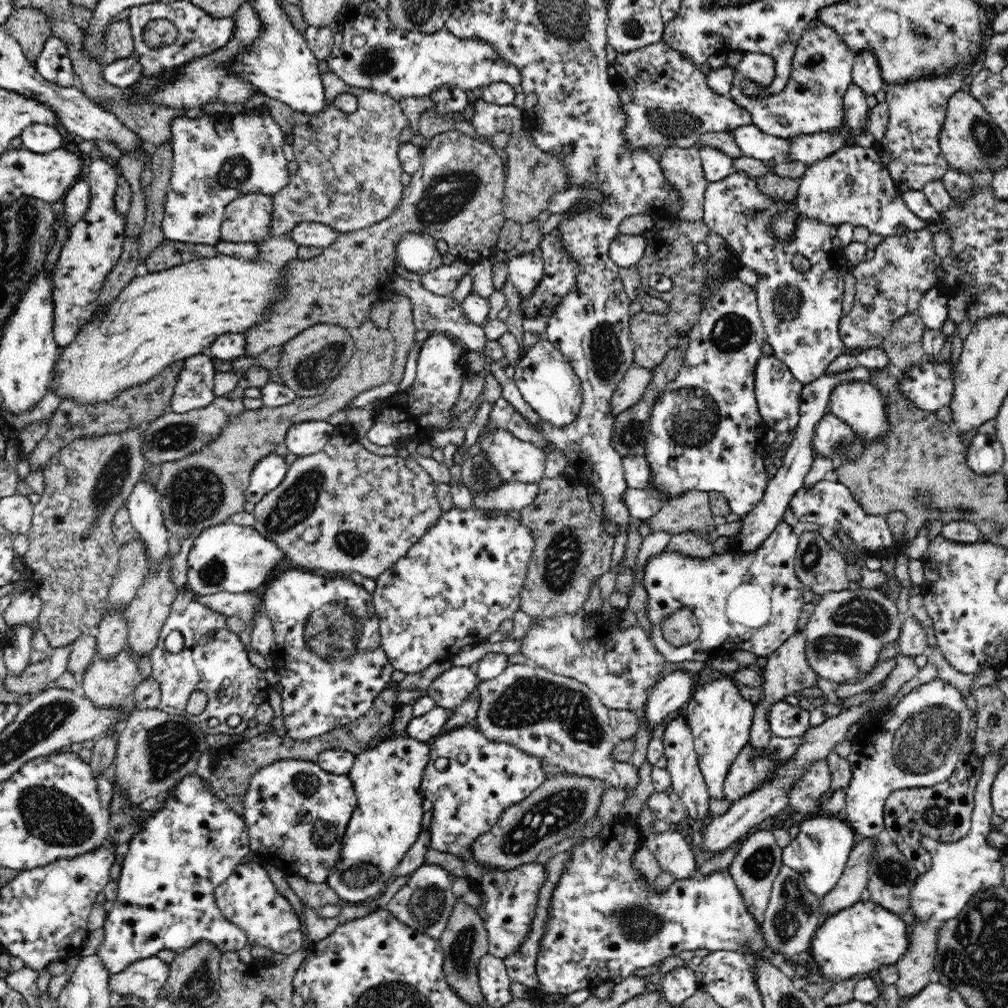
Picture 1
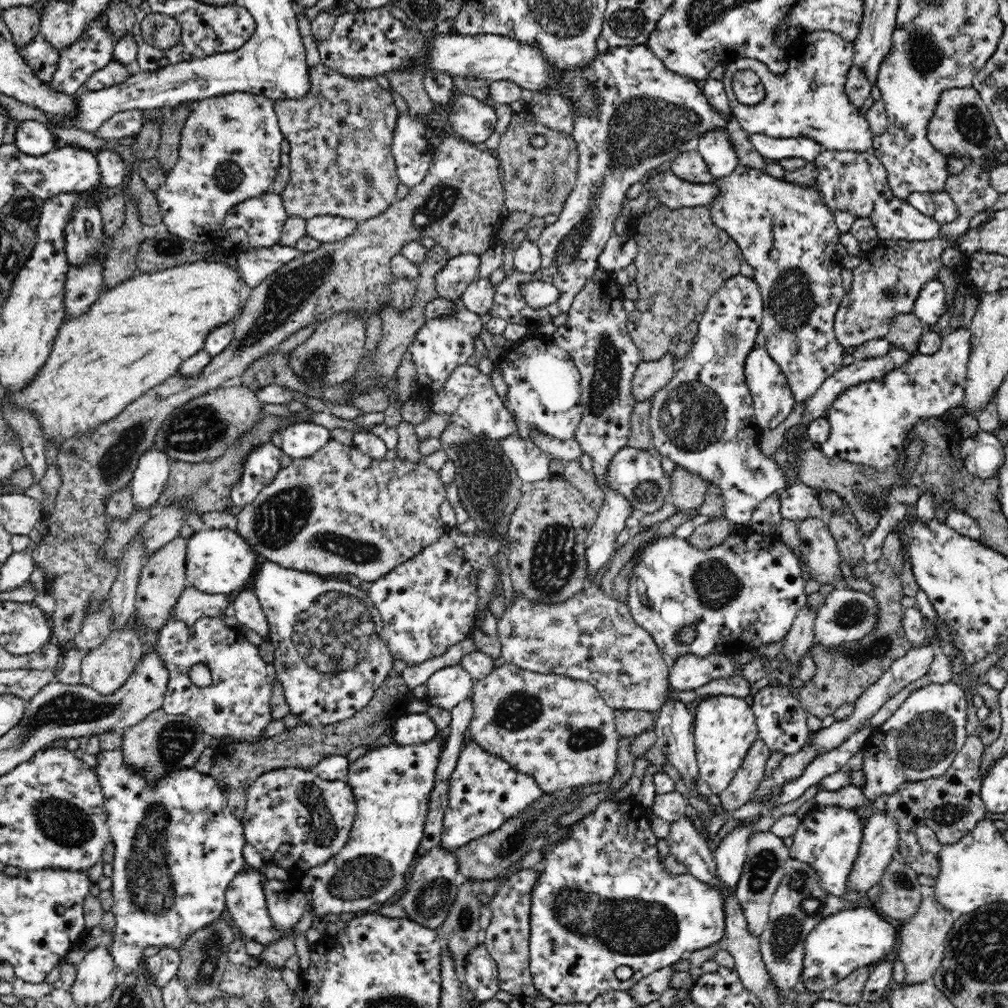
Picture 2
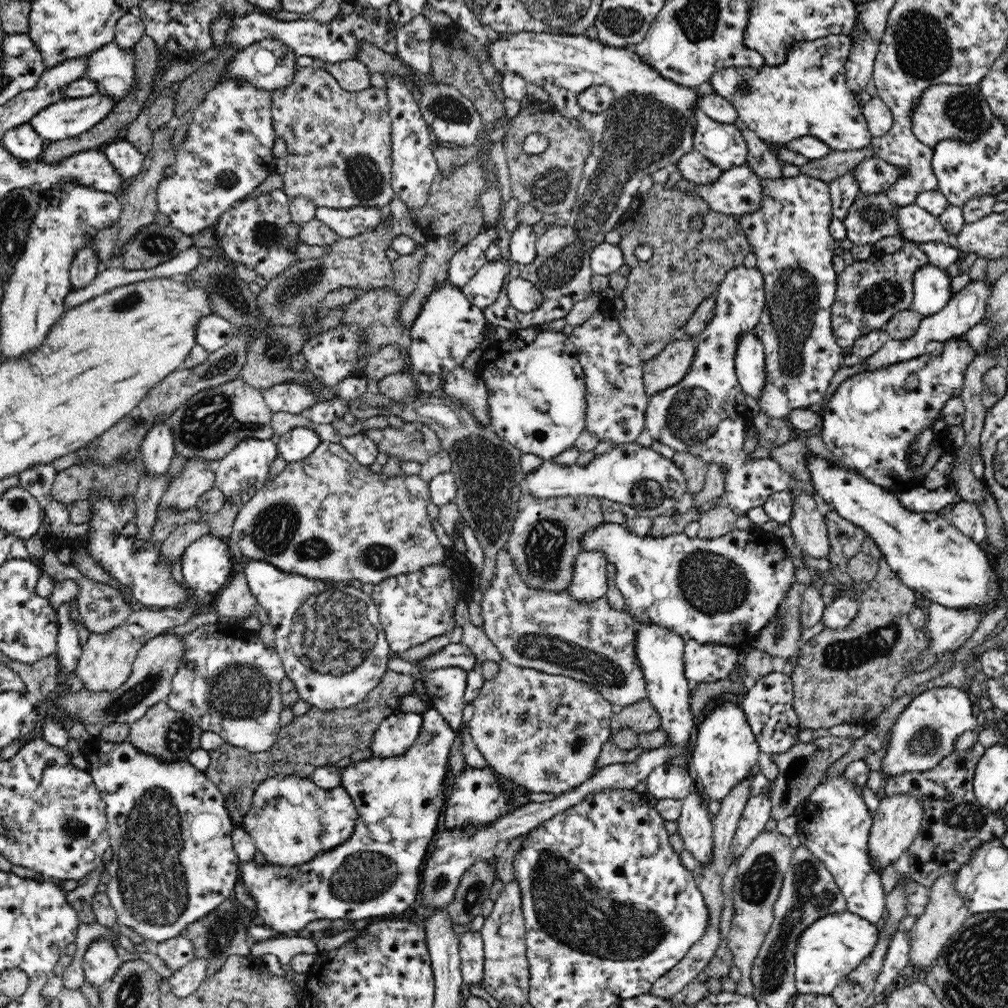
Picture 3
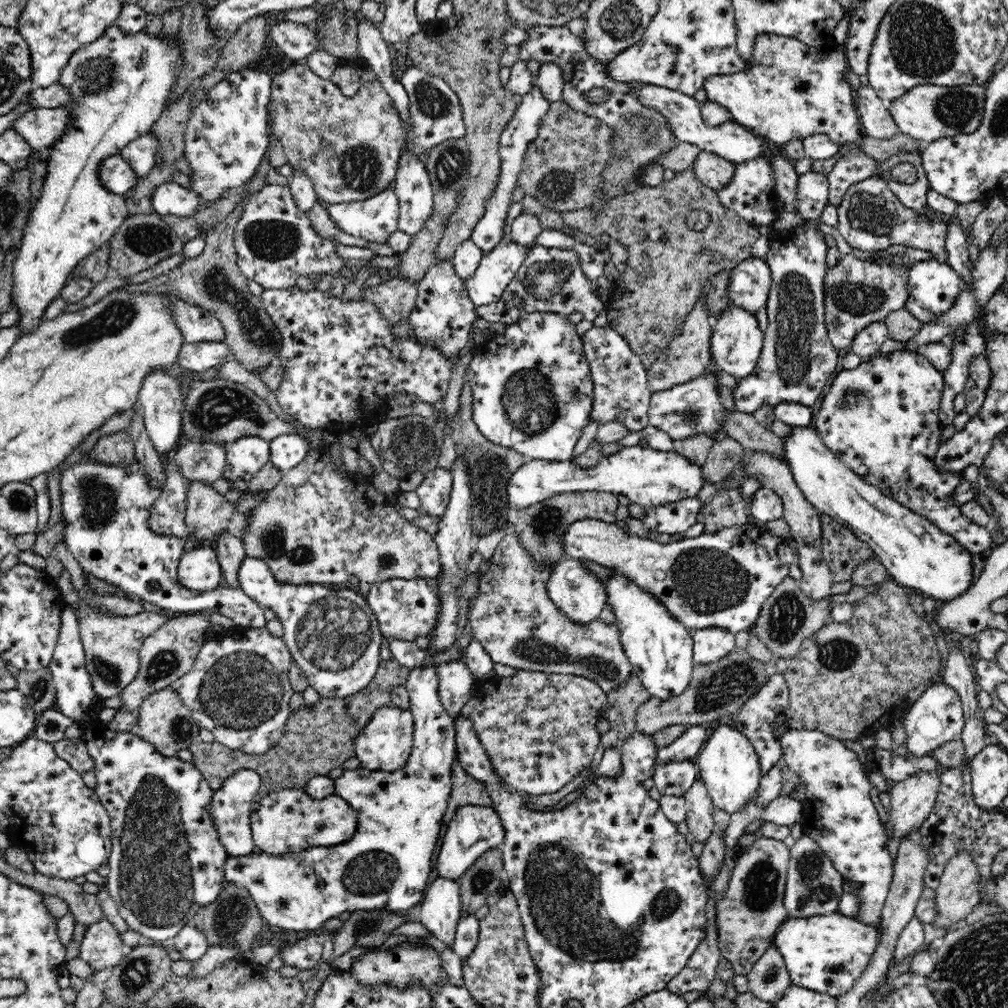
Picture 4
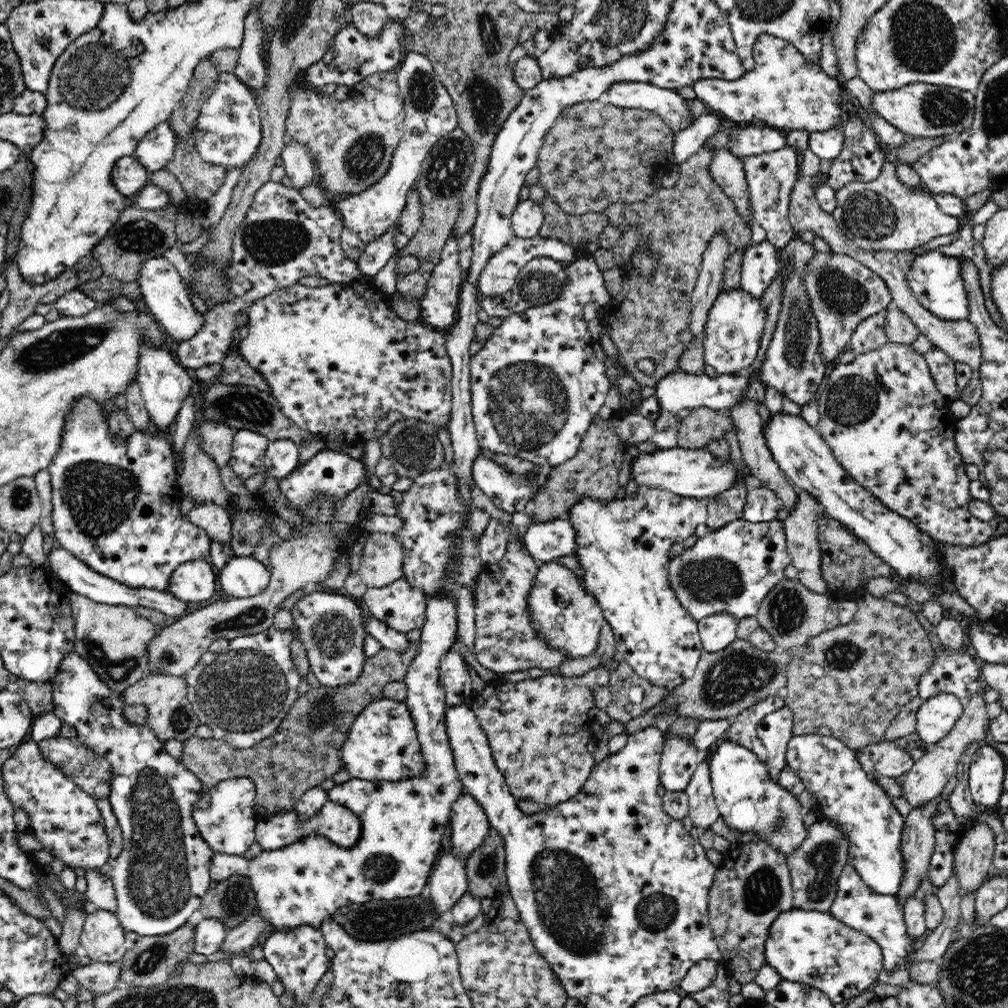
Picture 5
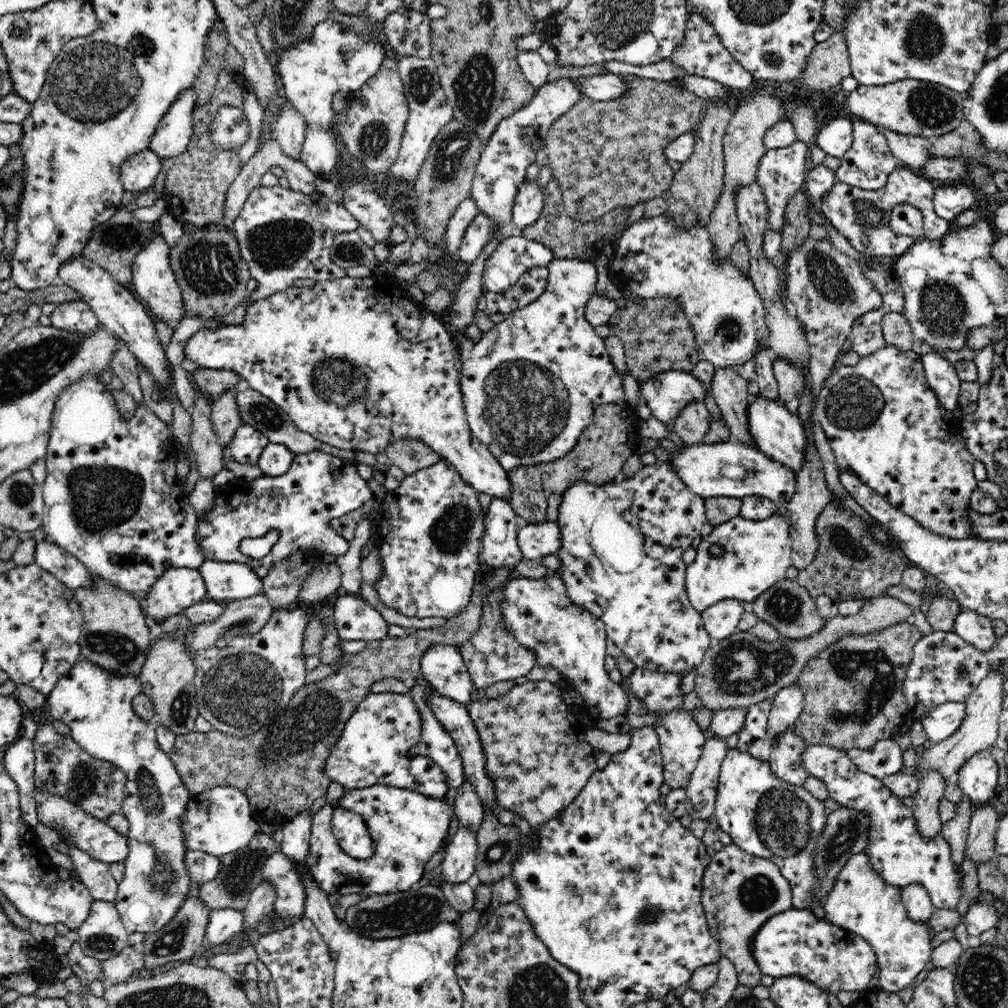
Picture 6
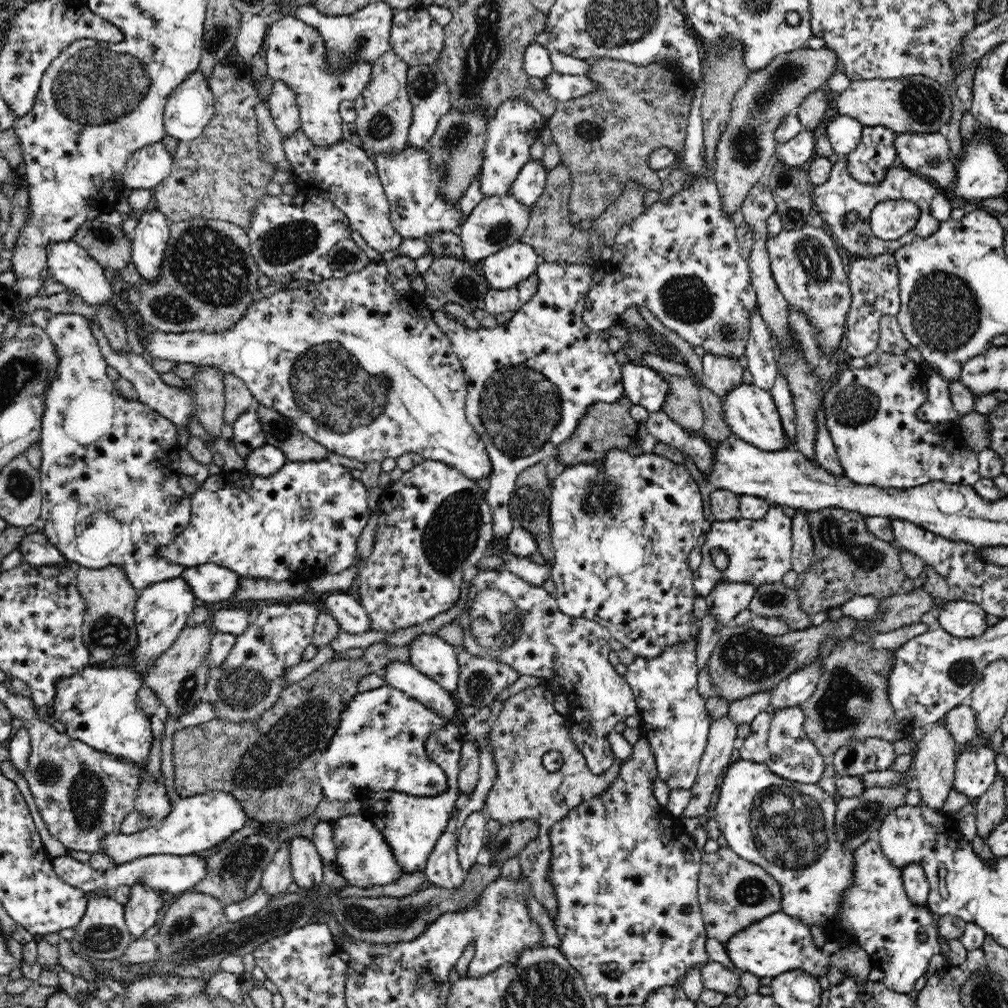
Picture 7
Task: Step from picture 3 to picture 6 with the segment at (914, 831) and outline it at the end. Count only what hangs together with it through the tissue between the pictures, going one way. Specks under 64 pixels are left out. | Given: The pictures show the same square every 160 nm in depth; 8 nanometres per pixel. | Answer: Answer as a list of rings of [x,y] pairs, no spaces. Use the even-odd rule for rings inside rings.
[[[993,668],[980,682],[979,686],[972,692],[972,695],[965,703],[966,716],[961,727],[946,740],[932,744],[931,749],[927,750],[923,757],[917,760],[917,765],[913,771],[920,776],[926,768],[933,768],[948,778],[951,774],[956,774],[962,768],[962,764],[977,752],[990,749],[995,745],[999,735],[999,716],[1004,710],[1003,701],[1005,696],[1004,683],[1006,674],[999,669]]]

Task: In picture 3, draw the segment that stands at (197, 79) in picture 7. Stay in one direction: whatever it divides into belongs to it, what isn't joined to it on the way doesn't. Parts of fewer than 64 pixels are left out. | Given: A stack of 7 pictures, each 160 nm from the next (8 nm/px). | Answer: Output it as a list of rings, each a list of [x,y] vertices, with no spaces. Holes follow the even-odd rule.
[[[116,139],[103,146],[101,150],[124,179],[135,177],[145,163],[146,155],[128,140]]]

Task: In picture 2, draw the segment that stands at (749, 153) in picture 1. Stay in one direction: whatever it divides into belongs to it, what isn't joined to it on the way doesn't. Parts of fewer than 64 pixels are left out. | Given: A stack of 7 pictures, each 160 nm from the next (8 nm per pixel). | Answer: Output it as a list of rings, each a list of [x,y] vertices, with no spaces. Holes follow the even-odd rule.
[[[752,134],[750,135],[750,143],[769,162],[778,162],[786,158],[800,158],[807,162],[813,162],[823,149],[816,140],[805,137],[776,139],[760,134]]]

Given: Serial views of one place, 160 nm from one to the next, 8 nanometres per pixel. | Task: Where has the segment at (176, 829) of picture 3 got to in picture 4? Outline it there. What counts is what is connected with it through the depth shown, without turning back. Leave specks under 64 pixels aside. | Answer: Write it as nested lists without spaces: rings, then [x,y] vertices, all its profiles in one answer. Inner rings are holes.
[[[68,604],[61,610],[64,614],[60,638],[48,667],[56,688],[57,710],[74,719],[83,728],[81,739],[95,762],[98,781],[96,794],[108,813],[112,827],[113,845],[106,861],[110,872],[105,885],[130,930],[153,941],[172,940],[183,926],[191,922],[199,908],[218,898],[220,890],[227,883],[222,875],[222,868],[228,853],[218,839],[212,817],[206,811],[206,806],[212,800],[213,790],[192,762],[182,761],[177,756],[164,756],[151,742],[140,738],[136,731],[114,732],[108,723],[100,719],[99,713],[105,706],[96,695],[90,673],[85,667],[85,652],[80,641],[77,614]]]

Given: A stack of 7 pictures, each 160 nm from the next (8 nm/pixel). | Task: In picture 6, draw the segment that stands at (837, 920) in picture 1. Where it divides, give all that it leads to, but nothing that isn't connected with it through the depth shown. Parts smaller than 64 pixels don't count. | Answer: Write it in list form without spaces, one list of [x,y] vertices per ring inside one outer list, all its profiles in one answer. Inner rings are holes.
[[[788,909],[768,918],[752,936],[750,951],[763,975],[775,979],[798,975],[827,992],[865,991],[878,968],[872,947],[864,938],[825,919],[816,919],[812,911]]]

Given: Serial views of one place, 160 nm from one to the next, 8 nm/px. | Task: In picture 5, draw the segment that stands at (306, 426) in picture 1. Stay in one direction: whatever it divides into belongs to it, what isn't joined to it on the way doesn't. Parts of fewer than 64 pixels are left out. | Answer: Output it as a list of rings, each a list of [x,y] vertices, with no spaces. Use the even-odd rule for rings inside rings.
[[[292,440],[271,441],[265,450],[263,472],[266,476],[280,479],[296,468],[298,457],[298,446]]]

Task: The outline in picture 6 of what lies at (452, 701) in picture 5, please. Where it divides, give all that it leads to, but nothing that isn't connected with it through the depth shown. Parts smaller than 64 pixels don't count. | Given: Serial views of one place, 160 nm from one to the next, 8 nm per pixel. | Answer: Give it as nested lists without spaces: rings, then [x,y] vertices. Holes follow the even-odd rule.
[[[434,644],[426,648],[420,658],[420,674],[440,695],[465,705],[471,702],[472,677],[457,647]]]

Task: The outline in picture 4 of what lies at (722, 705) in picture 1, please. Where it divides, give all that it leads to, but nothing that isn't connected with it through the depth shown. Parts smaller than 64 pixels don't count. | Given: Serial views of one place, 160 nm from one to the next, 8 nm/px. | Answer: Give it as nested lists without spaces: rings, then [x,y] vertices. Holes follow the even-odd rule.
[[[722,722],[716,723],[695,762],[715,808],[725,810],[731,816],[746,805],[755,803],[763,772],[758,753],[742,731]]]

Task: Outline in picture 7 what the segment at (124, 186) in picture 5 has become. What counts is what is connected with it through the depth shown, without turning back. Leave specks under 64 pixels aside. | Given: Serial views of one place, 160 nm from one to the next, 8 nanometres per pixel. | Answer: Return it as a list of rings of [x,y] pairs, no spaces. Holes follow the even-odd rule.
[[[160,142],[138,150],[128,159],[123,183],[131,189],[151,189],[171,173],[173,156]]]

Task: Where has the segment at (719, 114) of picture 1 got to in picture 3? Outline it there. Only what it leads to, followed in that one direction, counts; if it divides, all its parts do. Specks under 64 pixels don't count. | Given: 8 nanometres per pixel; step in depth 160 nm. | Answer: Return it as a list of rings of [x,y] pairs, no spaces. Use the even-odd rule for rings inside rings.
[[[519,32],[518,34],[502,34],[501,38],[488,45],[492,64],[496,71],[503,73],[514,72],[524,77],[526,83],[534,89],[544,87],[550,95],[551,102],[558,108],[564,117],[576,127],[592,131],[592,154],[584,165],[583,177],[578,187],[576,204],[569,215],[566,226],[555,225],[544,232],[536,243],[536,258],[530,264],[516,263],[511,266],[510,272],[504,277],[498,298],[486,308],[482,314],[488,325],[503,326],[510,331],[528,328],[538,324],[547,324],[552,320],[564,318],[576,302],[586,300],[593,292],[591,278],[592,249],[600,242],[604,242],[604,234],[613,230],[619,219],[630,207],[632,198],[640,190],[638,182],[646,176],[653,174],[660,168],[670,169],[677,164],[682,156],[694,149],[692,126],[695,117],[691,110],[698,101],[697,91],[683,88],[670,80],[665,80],[656,70],[644,65],[636,51],[632,48],[614,48],[592,40],[583,34],[556,34],[554,32]],[[596,85],[609,86],[614,91],[614,102],[604,112],[591,114],[578,106],[577,96],[587,88]],[[522,278],[532,283],[542,293],[542,304],[532,312],[520,312],[509,301],[506,286],[510,279]]]

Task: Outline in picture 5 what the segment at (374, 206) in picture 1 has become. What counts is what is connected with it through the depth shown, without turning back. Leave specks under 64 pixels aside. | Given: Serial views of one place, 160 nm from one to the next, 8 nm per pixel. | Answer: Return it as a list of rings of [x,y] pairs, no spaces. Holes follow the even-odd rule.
[[[394,69],[366,77],[355,87],[354,96],[342,104],[330,95],[306,90],[298,82],[291,94],[287,134],[308,147],[332,194],[358,194],[388,172],[405,126],[403,96]]]

